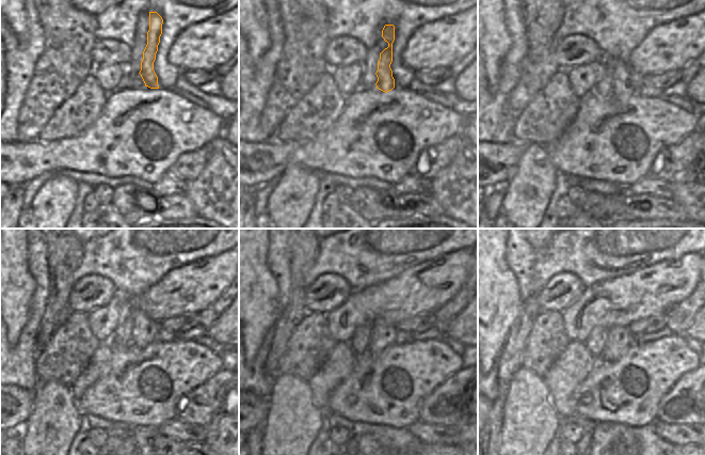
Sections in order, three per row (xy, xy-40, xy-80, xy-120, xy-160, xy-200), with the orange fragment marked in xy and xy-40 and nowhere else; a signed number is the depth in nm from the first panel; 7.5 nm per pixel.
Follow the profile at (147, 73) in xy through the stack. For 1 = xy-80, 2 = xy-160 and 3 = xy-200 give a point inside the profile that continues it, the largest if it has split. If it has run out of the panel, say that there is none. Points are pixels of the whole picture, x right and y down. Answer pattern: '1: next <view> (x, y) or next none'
1: next xy-80 (622, 88)
2: next xy-160 (383, 334)
3: next xy-200 (620, 338)

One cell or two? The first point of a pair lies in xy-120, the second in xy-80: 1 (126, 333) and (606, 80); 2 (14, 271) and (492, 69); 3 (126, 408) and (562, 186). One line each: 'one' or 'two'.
1: one
2: one
3: two

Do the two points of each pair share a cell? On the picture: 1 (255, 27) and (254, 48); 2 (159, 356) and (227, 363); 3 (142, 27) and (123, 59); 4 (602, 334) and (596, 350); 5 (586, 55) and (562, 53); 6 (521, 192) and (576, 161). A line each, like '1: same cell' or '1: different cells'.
1: same cell
2: different cells
3: different cells
4: same cell
5: same cell
6: different cells

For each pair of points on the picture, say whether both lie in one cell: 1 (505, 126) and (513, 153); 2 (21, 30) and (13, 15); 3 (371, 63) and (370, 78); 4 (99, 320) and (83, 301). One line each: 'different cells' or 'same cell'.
1: different cells
2: same cell
3: same cell
4: different cells

